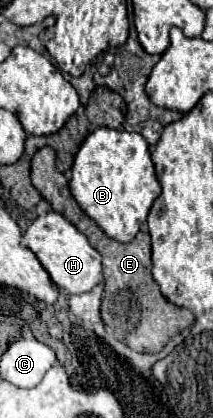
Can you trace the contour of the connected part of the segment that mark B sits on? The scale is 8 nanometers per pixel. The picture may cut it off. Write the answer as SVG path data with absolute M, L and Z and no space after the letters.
M100 127L86 137L74 157L70 179L72 197L108 237L120 243L128 243L136 237L160 189L148 143L140 133Z

